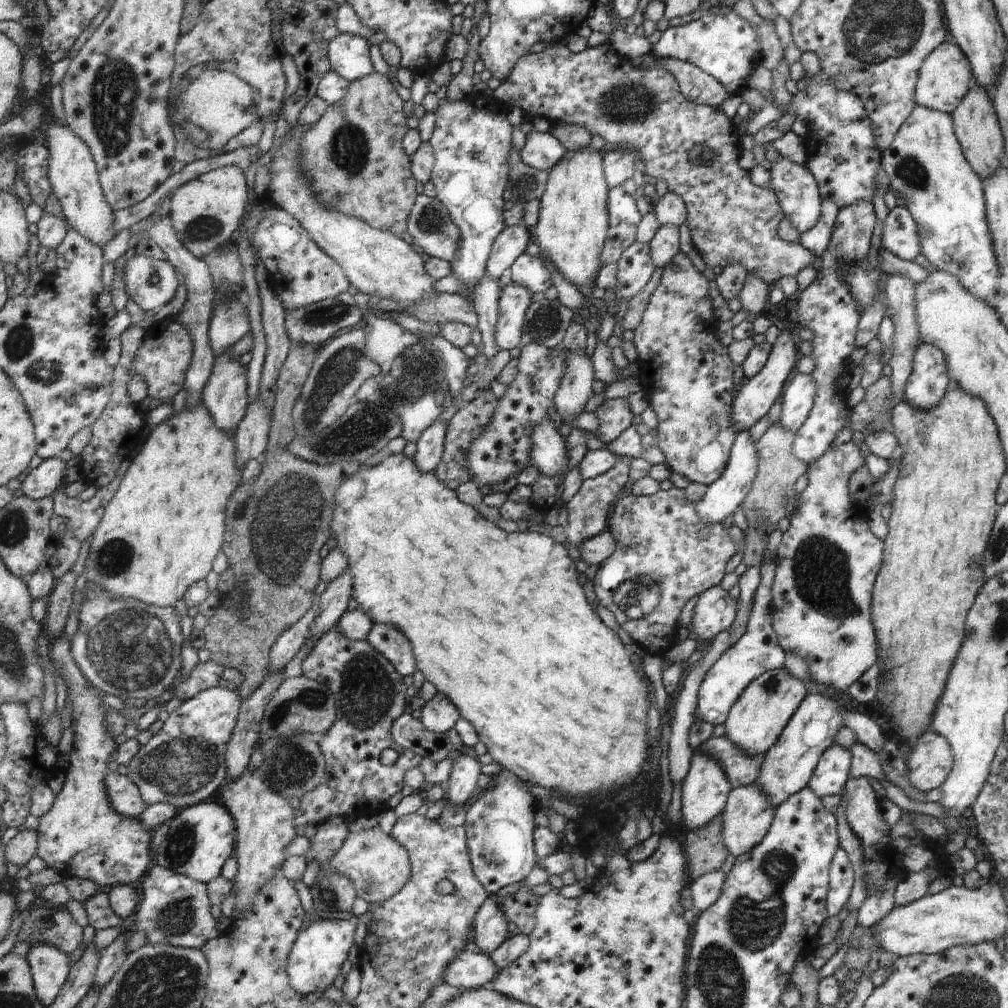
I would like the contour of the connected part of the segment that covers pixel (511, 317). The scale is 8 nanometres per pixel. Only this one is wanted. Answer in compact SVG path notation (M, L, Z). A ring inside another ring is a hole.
M511 282L503 289L497 334L501 350L514 350L524 346L524 327L529 308L533 303L532 298L534 293L518 283Z

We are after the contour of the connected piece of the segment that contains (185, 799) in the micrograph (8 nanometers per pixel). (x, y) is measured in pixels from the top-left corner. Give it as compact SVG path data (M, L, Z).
M214 687L198 693L172 712L164 727L128 764L127 774L140 788L144 798L151 804L172 803L181 813L184 809L208 800L226 782L229 773L229 744L237 730L241 708L244 704L237 689Z

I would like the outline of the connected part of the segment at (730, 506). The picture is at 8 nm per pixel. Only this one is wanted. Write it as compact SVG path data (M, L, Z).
M748 429L738 432L738 436L731 446L730 458L725 466L725 472L716 481L708 485L708 490L702 500L695 503L696 512L707 523L722 523L727 516L735 514L738 506L743 503L755 482L759 465L758 459L759 452L756 450L755 442Z

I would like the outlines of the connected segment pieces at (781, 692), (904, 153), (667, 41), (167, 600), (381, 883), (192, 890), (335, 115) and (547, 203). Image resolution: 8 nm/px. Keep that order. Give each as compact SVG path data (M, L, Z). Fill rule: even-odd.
M784 666L764 672L754 680L754 686L750 686L746 694L741 694L742 702L734 706L734 714L729 714L730 722L724 724L725 736L751 755L765 754L778 740L807 693L806 683L791 675Z
M916 105L898 129L890 146L881 154L881 167L890 179L891 190L897 190L904 196L911 217L917 224L921 253L926 255L932 268L957 276L962 286L976 298L986 301L988 296L998 297L999 268L986 220L983 182L963 155L951 115Z
M732 10L723 15L717 15L711 11L702 13L684 25L672 23L670 28L663 33L661 39L652 46L651 52L659 58L676 57L694 63L694 66L713 76L730 95L741 94L745 88L748 88L749 75L760 64L762 57L759 38L752 26Z
M205 402L187 407L154 428L142 452L132 458L114 500L92 537L86 560L88 582L100 583L117 597L136 597L159 607L175 606L195 583L214 570L218 554L227 544L227 513L233 494L244 482L237 455L237 432L223 429Z
M381 827L364 829L351 833L344 848L336 850L334 857L325 871L348 875L357 886L359 897L368 903L379 903L400 894L413 877L413 859L410 851L392 834L387 834ZM372 881L371 890L366 890L366 882Z
M154 864L139 886L144 897L137 912L136 926L137 930L145 930L148 934L148 943L172 943L176 946L203 950L212 939L216 938L218 919L212 914L213 902L209 893L209 883Z
M378 72L371 74L369 77L354 81L351 83L348 94L336 105L330 105L330 110L324 115L324 118L318 124L315 124L307 133L304 134L301 142L301 167L305 169L305 178L309 179L311 186L315 190L319 200L329 209L340 211L351 217L356 217L370 223L374 228L390 231L398 236L404 236L409 232L409 218L413 214L414 207L417 204L418 179L414 176L413 158L405 149L405 138L411 129L404 114L404 98L398 95L396 84L389 80L386 75Z
M593 147L568 151L565 159L549 172L551 179L541 199L541 219L533 229L540 252L563 276L585 294L597 286L603 252L609 241L611 186L605 169L605 151Z

